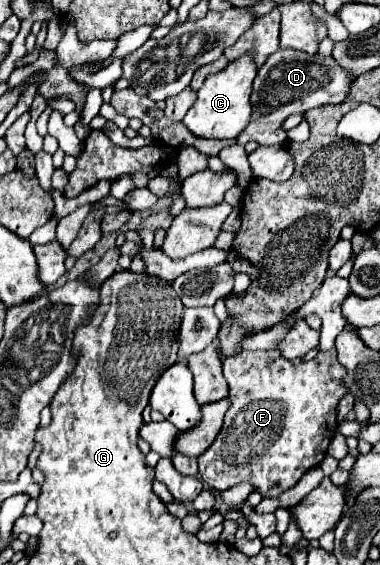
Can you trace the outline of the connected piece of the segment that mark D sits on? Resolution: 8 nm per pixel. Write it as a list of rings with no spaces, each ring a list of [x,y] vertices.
[[[278,49],[258,69],[258,75],[254,79],[254,91],[252,91],[252,97],[250,97],[252,115],[250,115],[250,121],[244,127],[244,131],[238,135],[238,143],[240,145],[246,145],[248,141],[256,141],[260,145],[280,145],[280,143],[284,143],[286,141],[286,131],[282,129],[282,123],[284,123],[286,117],[290,117],[292,113],[306,113],[308,109],[314,109],[314,107],[342,103],[342,99],[348,97],[352,81],[354,81],[354,77],[350,77],[344,71],[344,67],[340,67],[332,57],[324,57],[320,53],[318,55],[308,55],[308,53],[302,53],[302,51],[294,51],[294,49]]]

